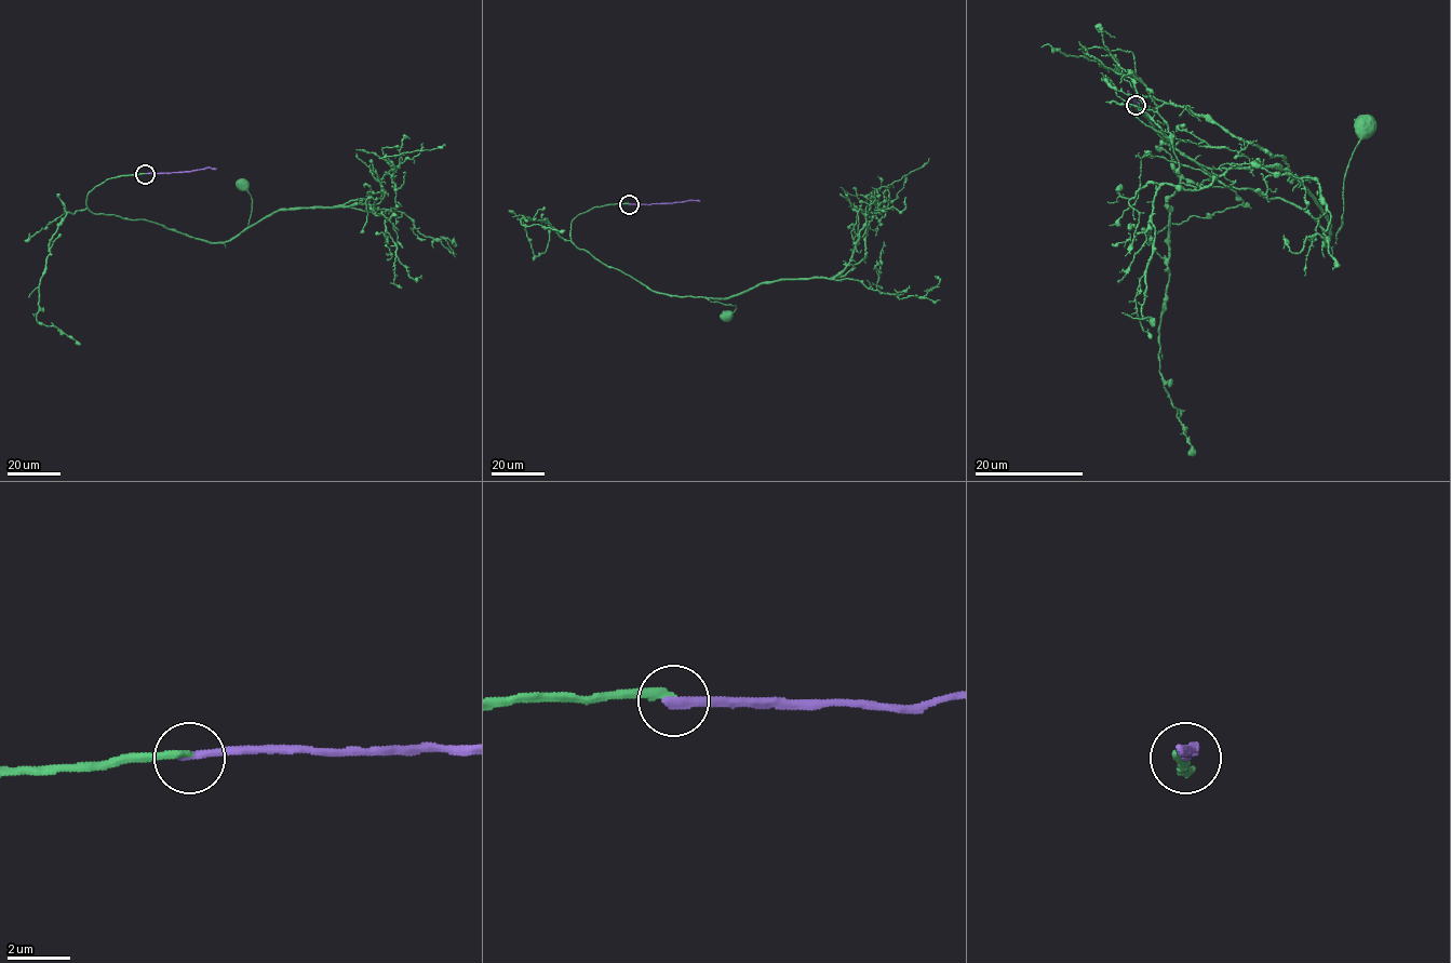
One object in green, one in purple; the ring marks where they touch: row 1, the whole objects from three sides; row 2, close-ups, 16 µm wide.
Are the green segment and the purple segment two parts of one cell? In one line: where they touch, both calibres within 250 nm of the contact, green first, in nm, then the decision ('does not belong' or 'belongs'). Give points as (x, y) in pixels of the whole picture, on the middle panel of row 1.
at (629, 204); 260 nm thick on the green side, 320 nm on the other; does not belong

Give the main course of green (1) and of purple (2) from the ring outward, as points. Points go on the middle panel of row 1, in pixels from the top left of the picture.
1: (629, 203), (579, 213), (572, 222), (571, 240), (653, 291), (715, 297), (736, 306), (726, 316)
2: (629, 204), (700, 201)

